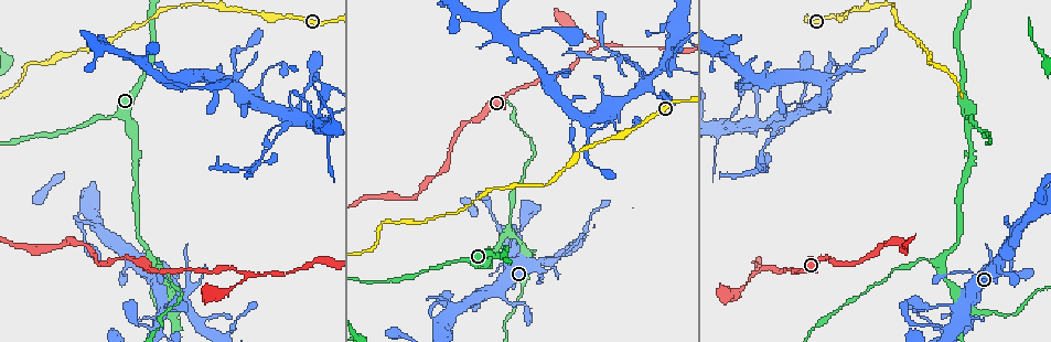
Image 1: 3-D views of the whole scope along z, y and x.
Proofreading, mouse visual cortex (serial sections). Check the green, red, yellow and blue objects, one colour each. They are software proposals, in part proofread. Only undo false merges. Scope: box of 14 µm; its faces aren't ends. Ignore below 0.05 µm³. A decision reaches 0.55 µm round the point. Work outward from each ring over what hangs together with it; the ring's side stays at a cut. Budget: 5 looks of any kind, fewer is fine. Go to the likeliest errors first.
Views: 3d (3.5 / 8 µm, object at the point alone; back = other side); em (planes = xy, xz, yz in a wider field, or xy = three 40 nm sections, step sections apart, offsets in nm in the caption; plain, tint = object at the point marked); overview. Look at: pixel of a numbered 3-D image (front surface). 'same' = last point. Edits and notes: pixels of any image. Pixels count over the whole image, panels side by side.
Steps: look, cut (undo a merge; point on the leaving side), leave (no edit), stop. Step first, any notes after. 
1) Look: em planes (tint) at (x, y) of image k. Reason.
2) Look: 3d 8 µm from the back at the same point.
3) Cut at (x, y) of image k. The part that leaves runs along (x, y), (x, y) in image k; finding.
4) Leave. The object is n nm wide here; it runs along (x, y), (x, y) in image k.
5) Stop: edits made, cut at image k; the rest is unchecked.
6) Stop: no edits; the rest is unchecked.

Look: 3d 3.5 µm from the back at (508, 233) of image 1. A narrow waist.

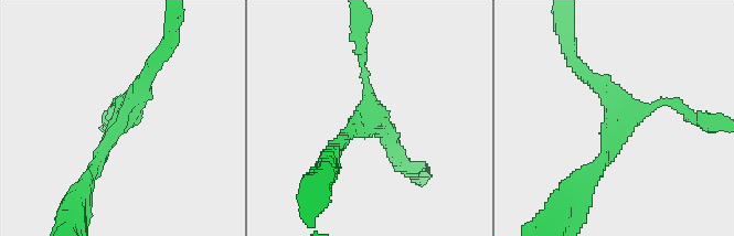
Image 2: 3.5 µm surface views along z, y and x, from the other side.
Look: em xy step 1 (tint) at (376, 115) of image 2. 3 arms meet here; the arms are 150, 200, 200 nm wide.

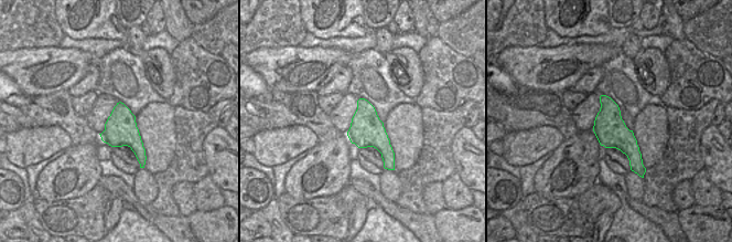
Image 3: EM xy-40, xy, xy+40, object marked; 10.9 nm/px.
Leave. It runs along (156, 61), (92, 170) in image 2; one cell here.

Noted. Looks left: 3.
Look: 3d 3.5 µm from the back at (929, 63) of image 1. Abrupt turn.

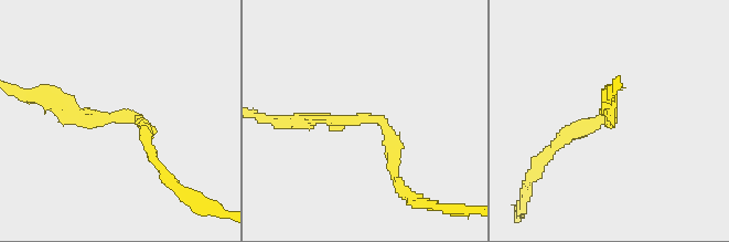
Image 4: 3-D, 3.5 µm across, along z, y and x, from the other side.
Look: em xy step 1 (tint) at (379, 117) of image 4. The arms are 200, 200 nm wide.

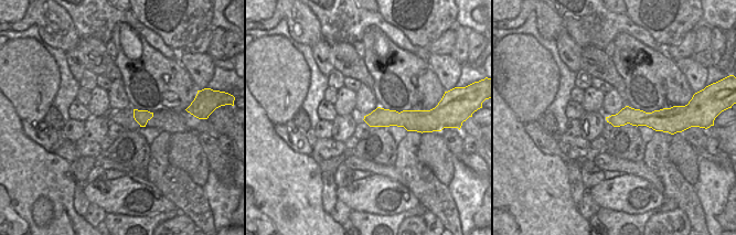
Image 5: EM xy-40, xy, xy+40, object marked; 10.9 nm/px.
Look: em planes (tint) at the same point.

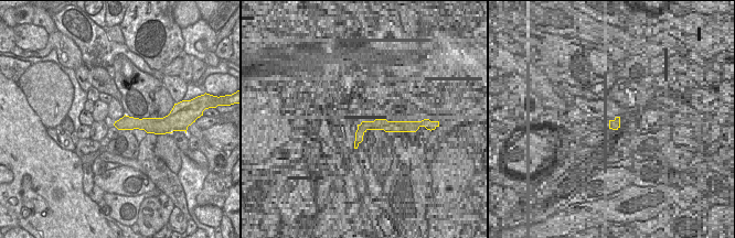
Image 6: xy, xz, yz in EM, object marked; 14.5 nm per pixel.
Leave. It runs along (308, 119), (383, 122), (396, 178) in image 4; all the same cell.

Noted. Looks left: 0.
Stop: no edits; the rest is unchecked.

